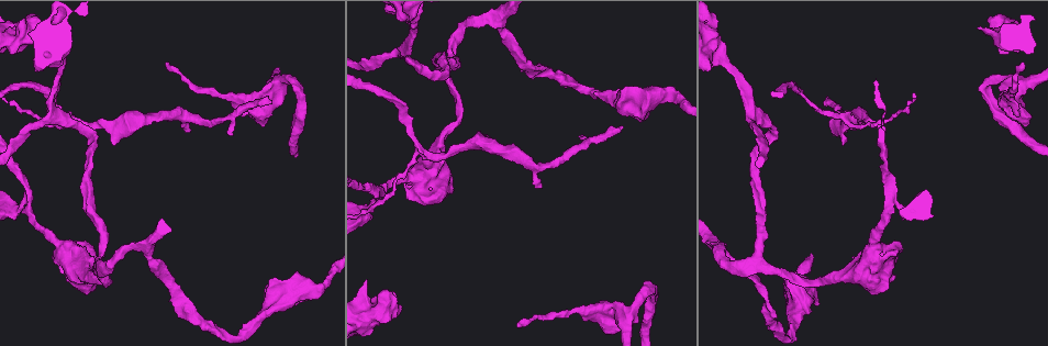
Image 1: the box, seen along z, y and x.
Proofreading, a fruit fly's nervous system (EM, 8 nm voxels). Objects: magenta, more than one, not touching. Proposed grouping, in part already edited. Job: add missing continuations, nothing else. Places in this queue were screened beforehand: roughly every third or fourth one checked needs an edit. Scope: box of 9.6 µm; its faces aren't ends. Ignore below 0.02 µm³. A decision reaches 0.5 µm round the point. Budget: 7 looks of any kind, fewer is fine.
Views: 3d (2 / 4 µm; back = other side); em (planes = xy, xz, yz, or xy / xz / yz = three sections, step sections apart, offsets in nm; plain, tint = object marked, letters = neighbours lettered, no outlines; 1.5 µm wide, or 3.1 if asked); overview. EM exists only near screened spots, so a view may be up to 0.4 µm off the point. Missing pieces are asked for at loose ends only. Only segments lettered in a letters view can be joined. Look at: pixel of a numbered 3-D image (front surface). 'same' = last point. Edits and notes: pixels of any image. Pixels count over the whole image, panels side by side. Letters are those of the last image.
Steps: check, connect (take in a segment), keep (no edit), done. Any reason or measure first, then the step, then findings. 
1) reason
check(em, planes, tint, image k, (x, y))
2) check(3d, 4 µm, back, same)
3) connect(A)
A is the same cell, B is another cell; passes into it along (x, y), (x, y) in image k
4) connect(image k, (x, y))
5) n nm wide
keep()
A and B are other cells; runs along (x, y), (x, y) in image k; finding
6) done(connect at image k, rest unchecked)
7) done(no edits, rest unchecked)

thin end
check(em, xy, step 4, tint, image 1, (229, 132))

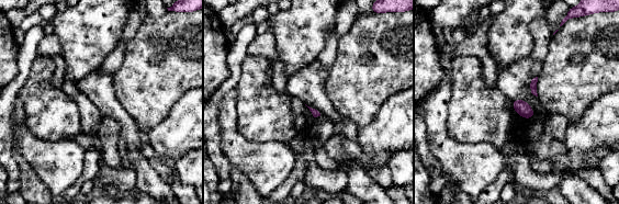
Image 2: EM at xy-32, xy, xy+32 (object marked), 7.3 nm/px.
check(em, planes, letters, same)

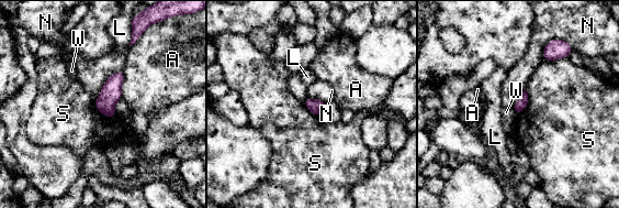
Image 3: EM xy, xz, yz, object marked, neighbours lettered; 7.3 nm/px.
keep()
A, L, N, S and W are other cells; border along (94, 99), (105, 116), (115, 116) in image 3; no lettered segment goes on from it

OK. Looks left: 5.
free end
check(3d, 2 µm, image 1, (885, 130))

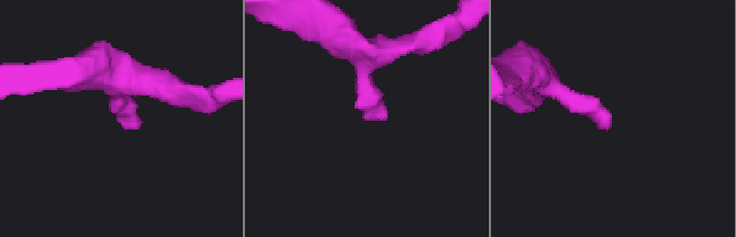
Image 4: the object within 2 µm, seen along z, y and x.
need the tissue
check(em, planes, letters, image 4, (385, 116))

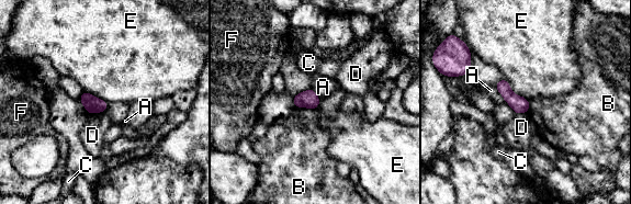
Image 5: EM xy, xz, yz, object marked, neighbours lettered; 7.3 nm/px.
keep()
A, B, C, D, E and F are other cells; border along (504, 78), (514, 93), (529, 100) in image 5; none of them fits

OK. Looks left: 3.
an open end
check(3d, 4 µm, image 1, (235, 108))

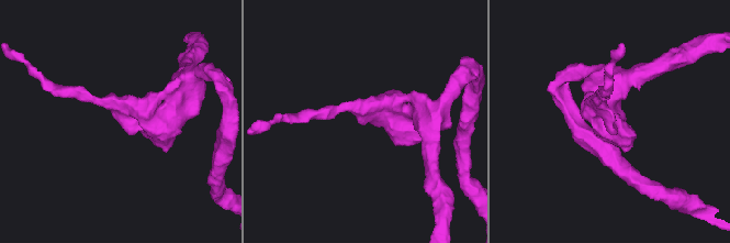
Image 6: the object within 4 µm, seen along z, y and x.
now the EM
check(em, planes, letters, image 6, (364, 122))

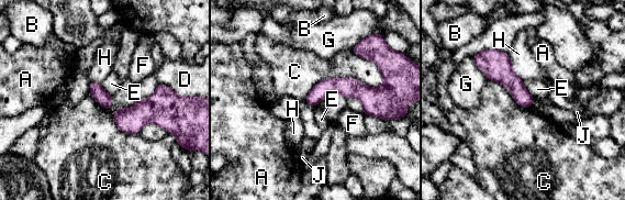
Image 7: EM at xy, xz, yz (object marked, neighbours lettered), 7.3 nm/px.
keep()
A, B, C, D, E, F, G, H and J are other cells; border along (521, 79), (524, 88), (534, 98) in image 7; no lettered segment goes on from it

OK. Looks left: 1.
done(no edits, rest unchecked)

